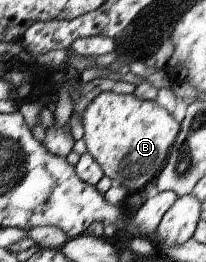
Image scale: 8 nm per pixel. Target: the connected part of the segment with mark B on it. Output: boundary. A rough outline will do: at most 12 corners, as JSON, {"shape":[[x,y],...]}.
{"shape":[[100,93],[82,115],[87,151],[138,192],[180,123],[156,100]]}

